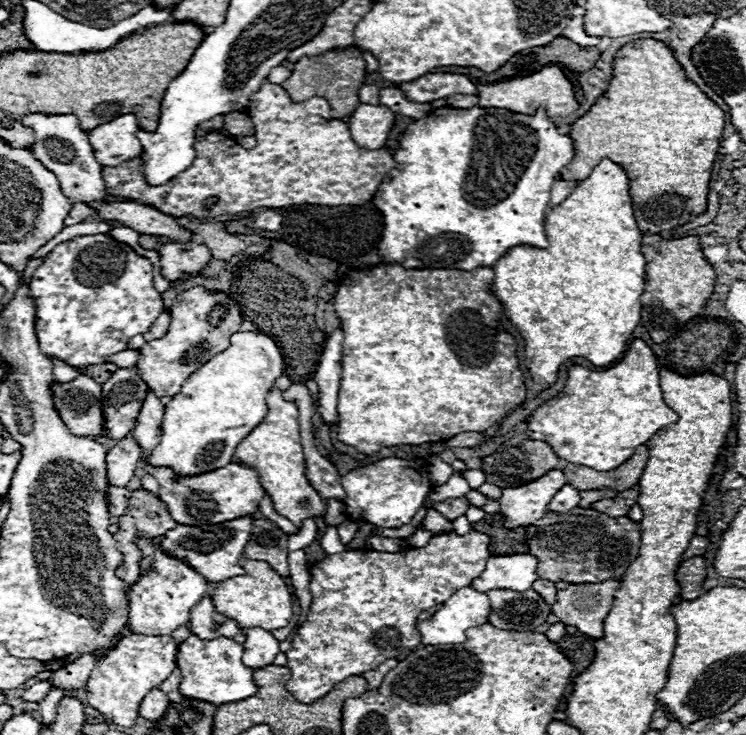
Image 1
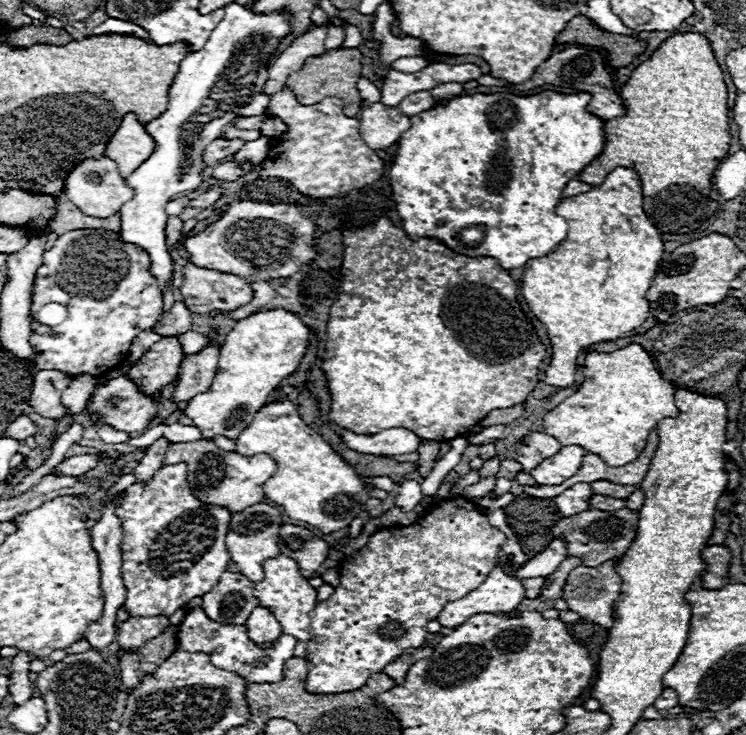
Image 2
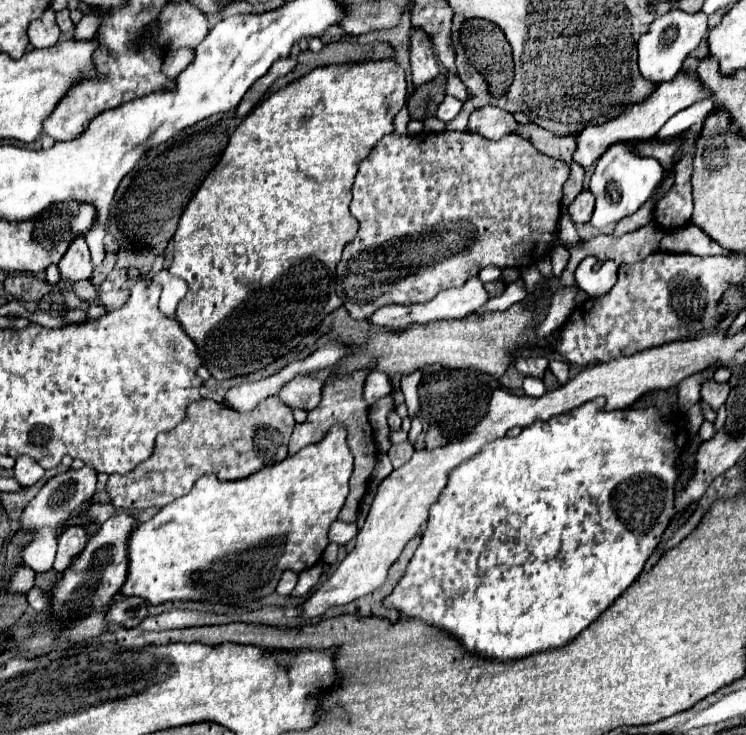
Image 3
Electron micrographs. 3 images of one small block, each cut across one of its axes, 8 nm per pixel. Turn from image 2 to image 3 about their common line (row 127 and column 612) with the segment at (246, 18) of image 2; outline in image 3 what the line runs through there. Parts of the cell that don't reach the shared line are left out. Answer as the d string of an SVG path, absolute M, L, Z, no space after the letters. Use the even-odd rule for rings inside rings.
M618 142L610 146L596 162L594 174L590 178L590 192L596 198L596 208L590 224L594 228L610 228L622 218L634 214L654 194L662 178L664 178L664 168L658 164L658 160L634 156L630 144L626 142Z

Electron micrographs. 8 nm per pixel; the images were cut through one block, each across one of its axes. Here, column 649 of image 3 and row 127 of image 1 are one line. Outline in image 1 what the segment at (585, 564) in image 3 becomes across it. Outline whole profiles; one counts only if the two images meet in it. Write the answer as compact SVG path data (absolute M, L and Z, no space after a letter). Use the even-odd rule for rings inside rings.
M478 104L472 108L452 108L444 106L428 116L414 120L394 154L396 168L388 172L388 176L382 180L374 194L374 204L384 216L384 230L382 240L378 244L380 254L384 256L384 262L400 262L404 268L458 268L458 270L474 270L478 266L494 266L500 256L504 256L510 248L516 246L536 246L546 248L548 238L544 232L544 220L546 220L546 208L550 202L550 188L552 182L558 180L560 170L570 164L574 158L574 142L568 134L560 134L558 126L546 116L546 108L540 106L532 116L524 116L518 112L502 112L502 108L480 108Z

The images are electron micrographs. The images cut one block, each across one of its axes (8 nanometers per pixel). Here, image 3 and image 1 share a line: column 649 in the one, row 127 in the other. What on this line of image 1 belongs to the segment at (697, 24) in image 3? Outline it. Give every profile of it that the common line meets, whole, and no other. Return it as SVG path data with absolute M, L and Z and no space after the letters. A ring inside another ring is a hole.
M30 114L24 118L24 126L30 126L34 130L34 146L30 148L36 160L44 164L60 182L62 192L72 202L90 204L92 200L108 200L106 184L102 178L102 166L94 158L92 146L88 142L88 134L80 128L78 118L73 114L42 115Z

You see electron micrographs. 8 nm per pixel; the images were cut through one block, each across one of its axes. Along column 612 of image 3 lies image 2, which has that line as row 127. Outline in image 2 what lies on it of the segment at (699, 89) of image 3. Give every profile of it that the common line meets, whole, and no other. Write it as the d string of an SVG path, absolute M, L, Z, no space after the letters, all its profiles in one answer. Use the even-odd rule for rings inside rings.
M126 114L120 128L106 142L106 156L118 166L122 178L130 176L146 158L154 152L154 140L144 132L144 124L136 120L136 114Z

